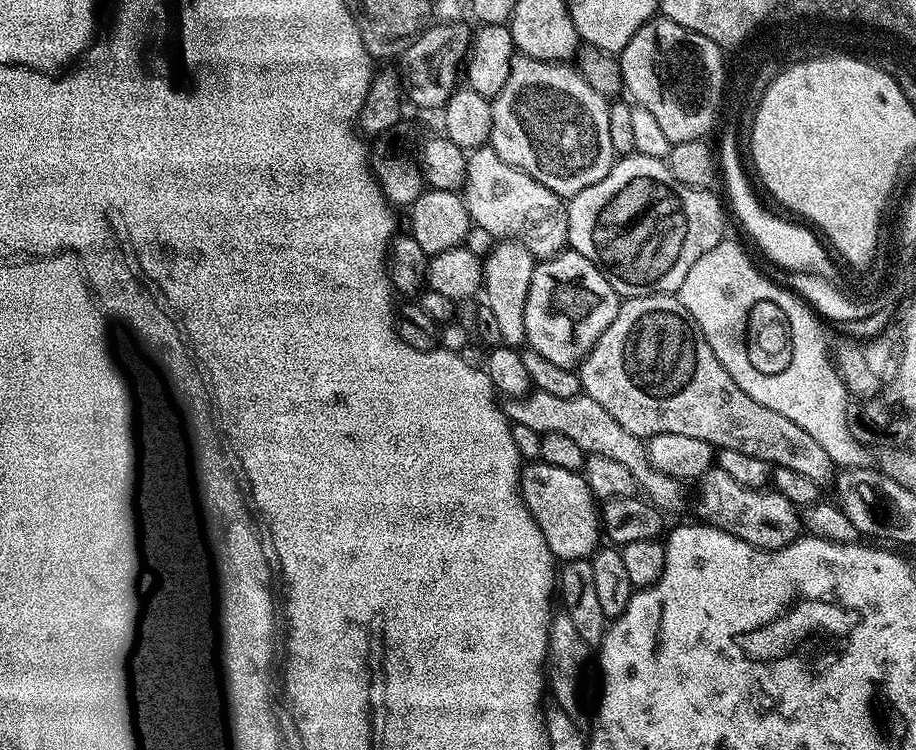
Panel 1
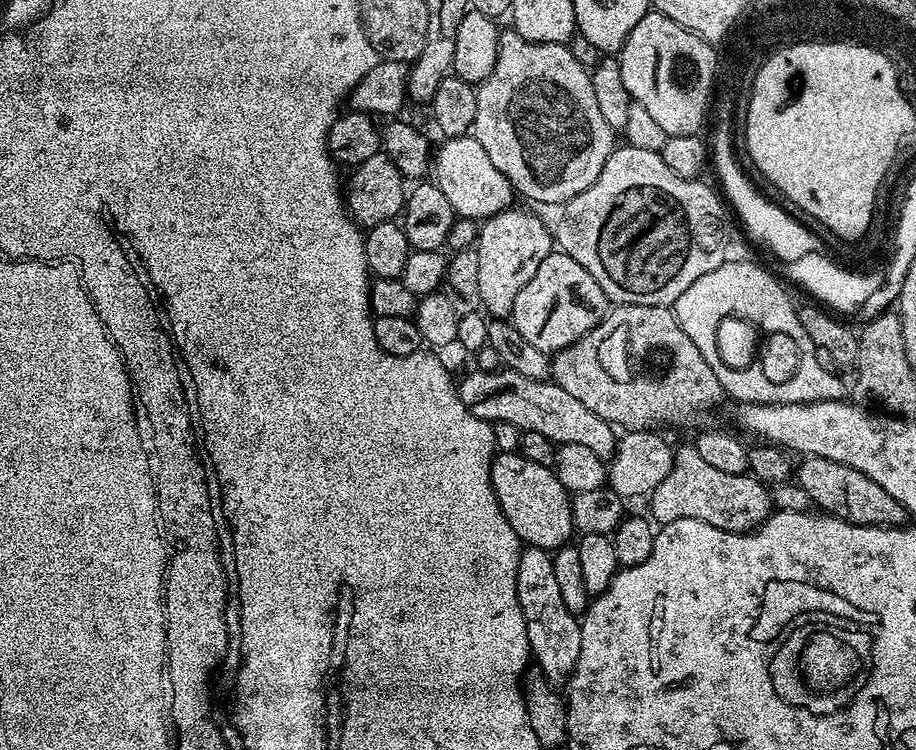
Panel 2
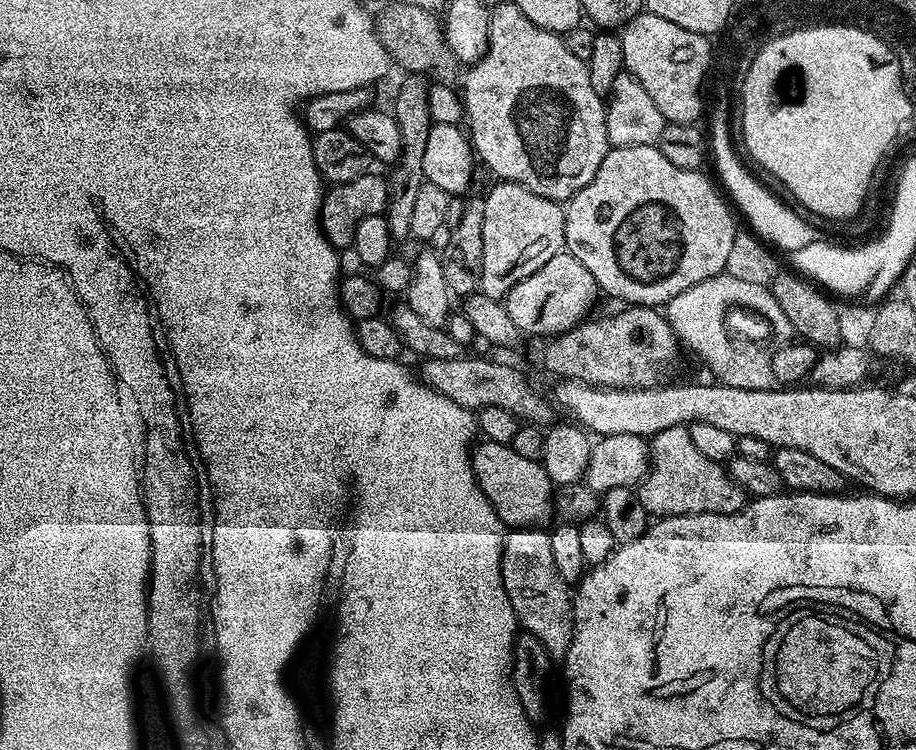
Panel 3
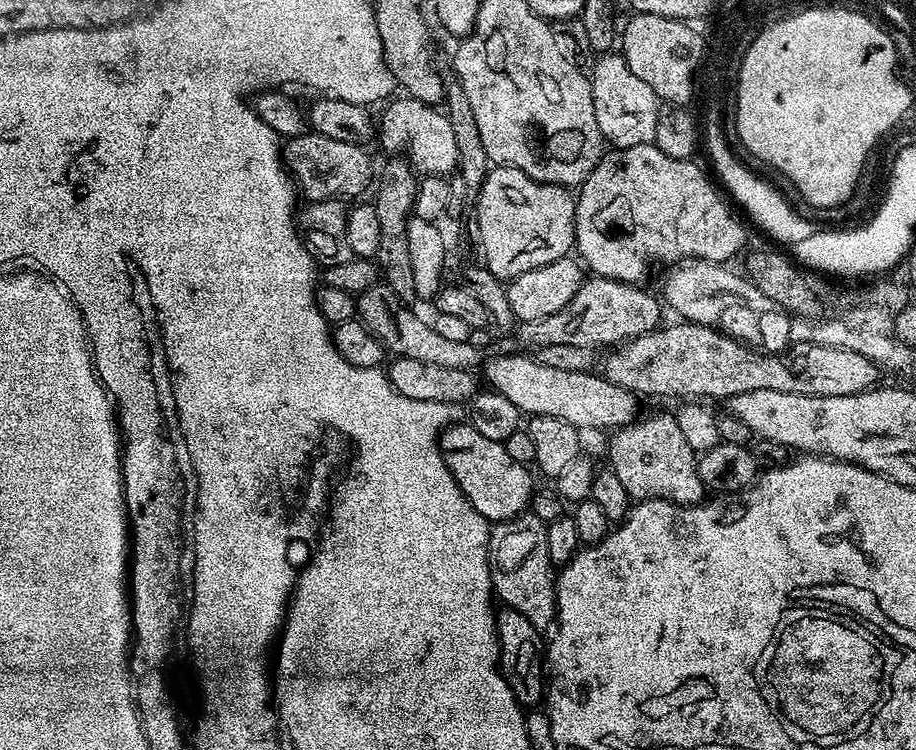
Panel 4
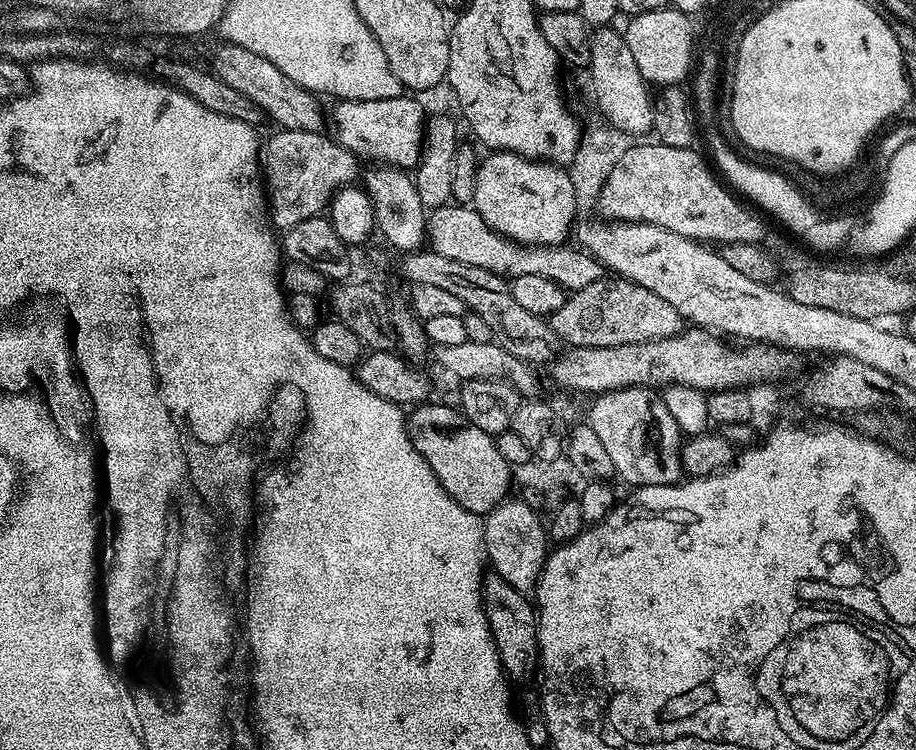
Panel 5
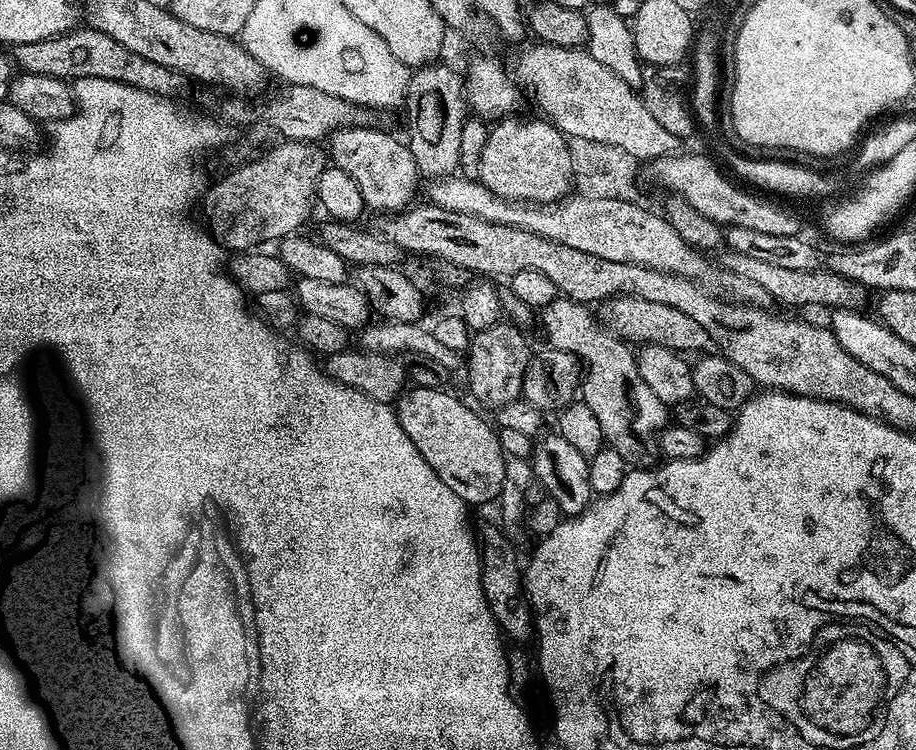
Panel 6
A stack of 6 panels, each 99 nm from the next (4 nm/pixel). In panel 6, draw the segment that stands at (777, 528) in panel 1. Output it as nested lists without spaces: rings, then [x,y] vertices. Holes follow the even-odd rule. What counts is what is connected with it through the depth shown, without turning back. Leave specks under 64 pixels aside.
[[[557,298],[550,302],[539,313],[538,320],[544,323],[544,336],[549,340],[551,347],[558,352],[567,352],[582,365],[582,383],[578,392],[582,402],[590,406],[594,418],[598,418],[598,426],[602,426],[607,447],[613,448],[628,466],[644,466],[649,463],[648,455],[653,455],[654,438],[669,423],[670,412],[665,404],[651,392],[650,386],[642,382],[636,366],[636,356],[633,349],[617,336],[611,335],[606,328],[590,313],[583,304],[567,298]]]

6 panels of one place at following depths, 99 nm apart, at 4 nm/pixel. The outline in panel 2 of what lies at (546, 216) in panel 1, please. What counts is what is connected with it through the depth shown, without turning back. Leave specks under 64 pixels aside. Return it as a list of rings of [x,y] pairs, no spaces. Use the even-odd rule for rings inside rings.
[[[454,136],[445,139],[443,143],[434,152],[434,182],[440,187],[442,194],[446,194],[457,217],[483,222],[513,203],[512,183],[508,181],[506,174],[502,174],[490,162],[490,154],[482,150],[475,136]]]

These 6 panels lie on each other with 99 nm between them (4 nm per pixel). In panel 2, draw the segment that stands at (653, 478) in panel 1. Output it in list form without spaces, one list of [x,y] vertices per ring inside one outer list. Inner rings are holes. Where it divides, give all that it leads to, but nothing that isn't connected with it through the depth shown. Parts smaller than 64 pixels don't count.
[[[506,367],[491,370],[468,370],[459,377],[458,391],[466,410],[489,422],[510,422],[521,432],[537,432],[550,438],[553,444],[578,444],[594,450],[594,454],[608,458],[616,450],[617,433],[594,410],[589,410],[566,394],[562,386],[551,379],[526,378]],[[613,432],[613,433],[612,433]]]

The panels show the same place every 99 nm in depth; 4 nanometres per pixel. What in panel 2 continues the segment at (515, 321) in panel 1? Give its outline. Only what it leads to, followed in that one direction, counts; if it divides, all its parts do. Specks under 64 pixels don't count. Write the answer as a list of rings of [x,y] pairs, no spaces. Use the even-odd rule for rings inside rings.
[[[517,206],[489,216],[479,225],[479,236],[475,242],[478,254],[478,294],[481,295],[483,311],[492,318],[511,317],[514,298],[518,290],[534,278],[538,266],[554,251],[554,236],[532,212],[523,212]]]

